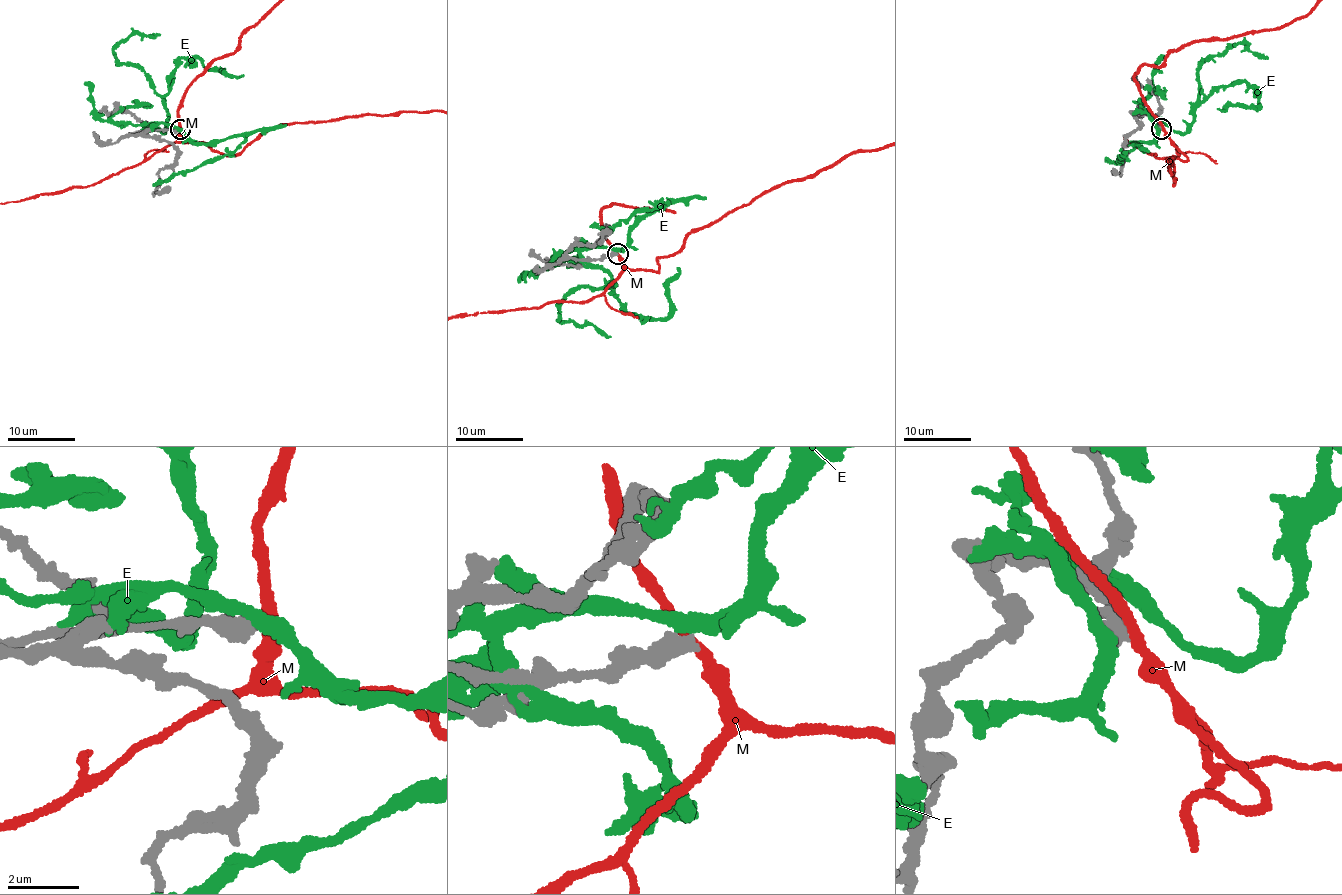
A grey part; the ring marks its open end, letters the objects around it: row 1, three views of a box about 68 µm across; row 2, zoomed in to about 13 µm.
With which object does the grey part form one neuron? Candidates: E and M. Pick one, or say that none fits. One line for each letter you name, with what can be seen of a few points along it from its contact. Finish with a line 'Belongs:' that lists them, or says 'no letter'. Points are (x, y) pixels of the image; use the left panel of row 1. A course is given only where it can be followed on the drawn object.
Belongs: no letter

